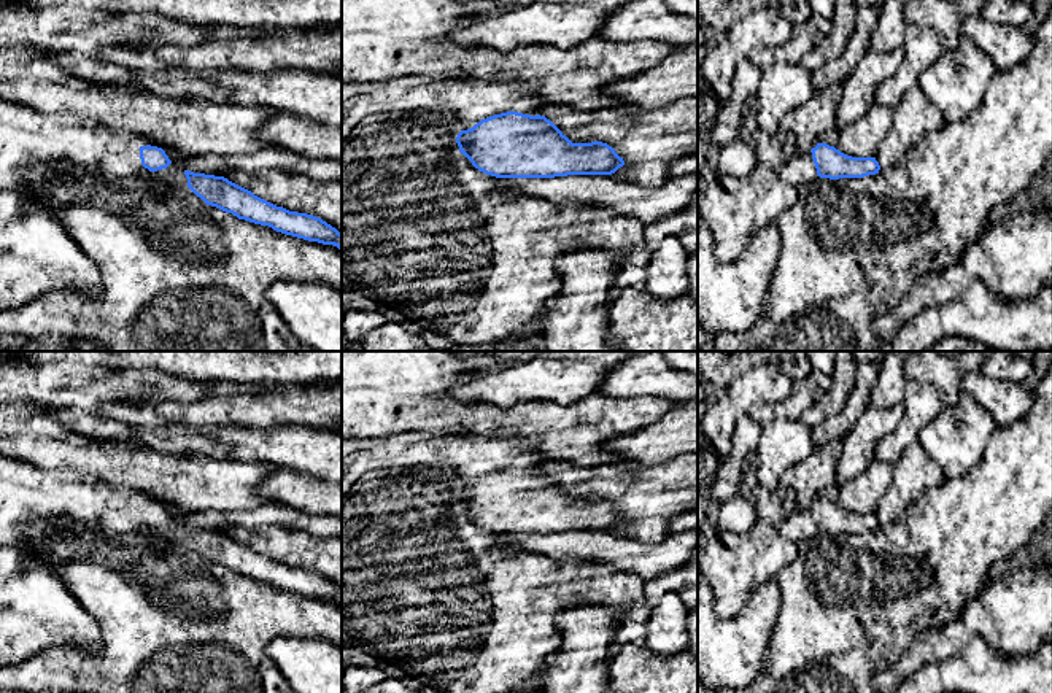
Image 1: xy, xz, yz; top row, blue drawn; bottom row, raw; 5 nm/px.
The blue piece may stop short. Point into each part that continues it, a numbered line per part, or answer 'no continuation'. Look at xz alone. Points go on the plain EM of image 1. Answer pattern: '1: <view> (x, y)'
1: xz (467, 460)

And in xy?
1: xy (29, 493)

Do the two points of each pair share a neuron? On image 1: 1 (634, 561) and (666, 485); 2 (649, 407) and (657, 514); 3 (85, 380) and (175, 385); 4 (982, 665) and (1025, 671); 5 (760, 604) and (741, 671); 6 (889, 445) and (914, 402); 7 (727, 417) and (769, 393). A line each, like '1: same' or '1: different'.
1: different
2: different
3: same
4: same
5: same
6: same
7: same

